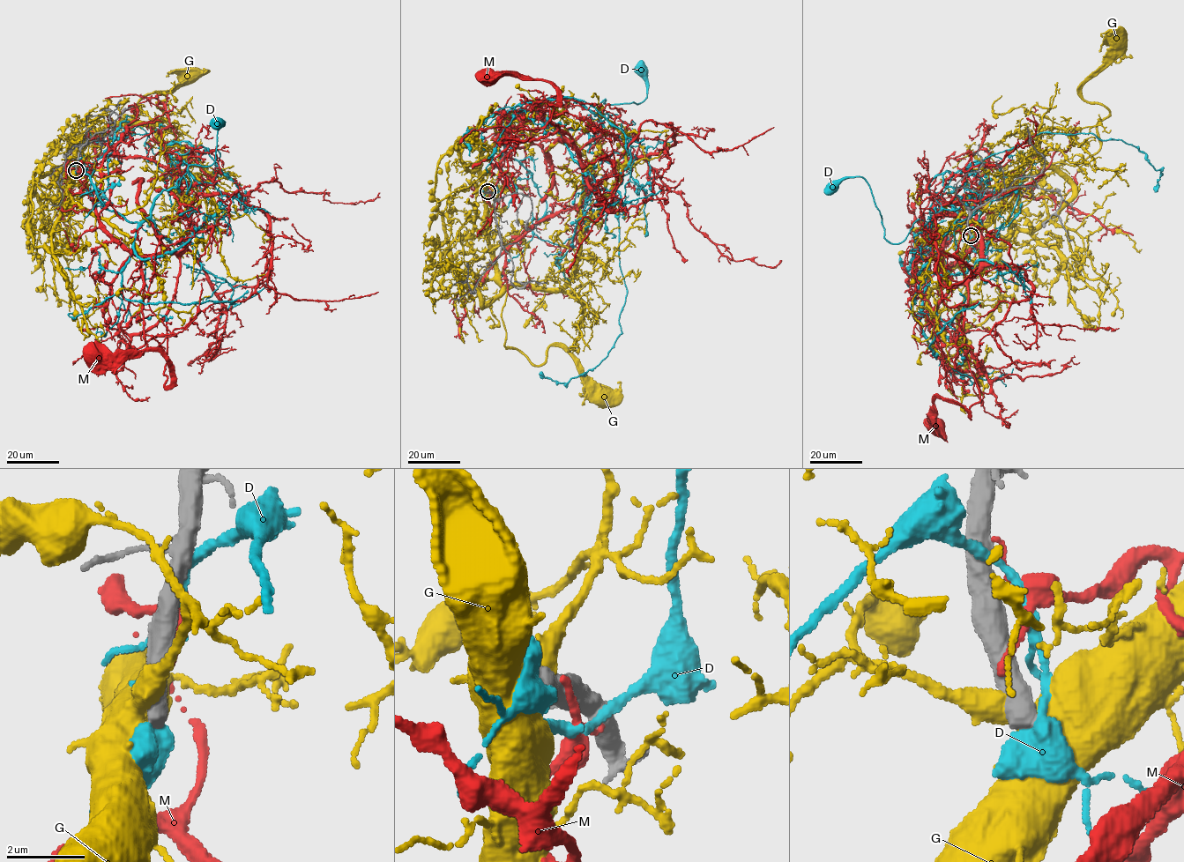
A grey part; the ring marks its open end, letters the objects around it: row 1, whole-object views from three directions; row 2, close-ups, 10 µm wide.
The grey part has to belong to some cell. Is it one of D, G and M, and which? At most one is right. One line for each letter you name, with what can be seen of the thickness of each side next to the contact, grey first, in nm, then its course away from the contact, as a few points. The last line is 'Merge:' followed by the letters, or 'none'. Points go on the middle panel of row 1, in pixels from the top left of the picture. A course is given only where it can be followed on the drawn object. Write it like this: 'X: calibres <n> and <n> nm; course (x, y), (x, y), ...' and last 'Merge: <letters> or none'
Merge: none

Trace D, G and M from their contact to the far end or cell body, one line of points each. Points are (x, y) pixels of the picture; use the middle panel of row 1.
D: (487, 191), (509, 115), (584, 130), (592, 147), (599, 103), (646, 96), (641, 68)
G: (487, 191), (490, 250), (507, 290), (504, 345), (538, 365), (547, 347), (562, 347), (600, 393)
M: (489, 191), (517, 118), (545, 118), (580, 155), (550, 122), (550, 84), (487, 77)

